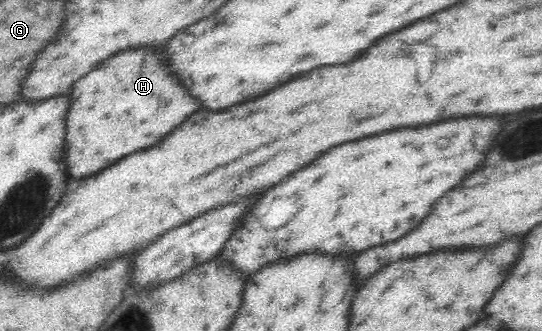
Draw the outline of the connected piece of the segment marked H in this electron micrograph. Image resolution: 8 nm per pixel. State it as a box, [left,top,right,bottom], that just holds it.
[65,48,199,179]

